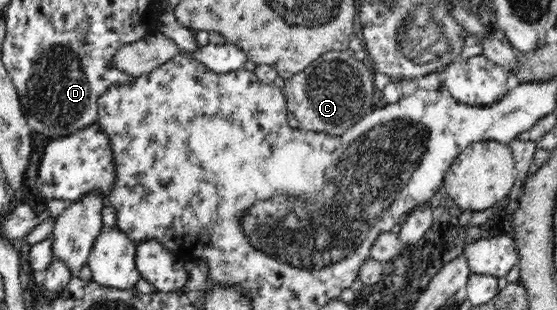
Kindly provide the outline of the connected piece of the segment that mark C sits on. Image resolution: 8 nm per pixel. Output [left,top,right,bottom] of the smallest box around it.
[282,51,379,136]

